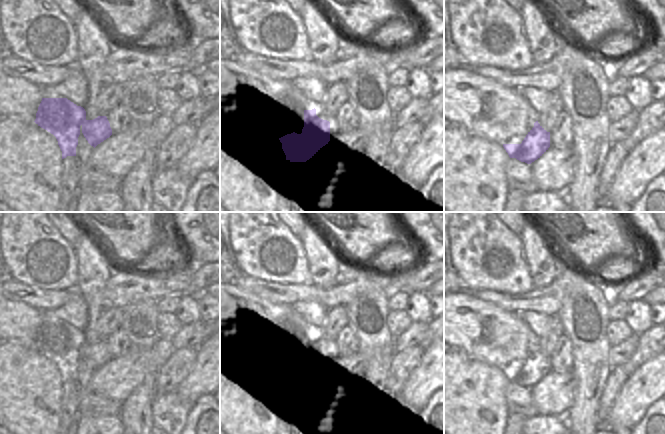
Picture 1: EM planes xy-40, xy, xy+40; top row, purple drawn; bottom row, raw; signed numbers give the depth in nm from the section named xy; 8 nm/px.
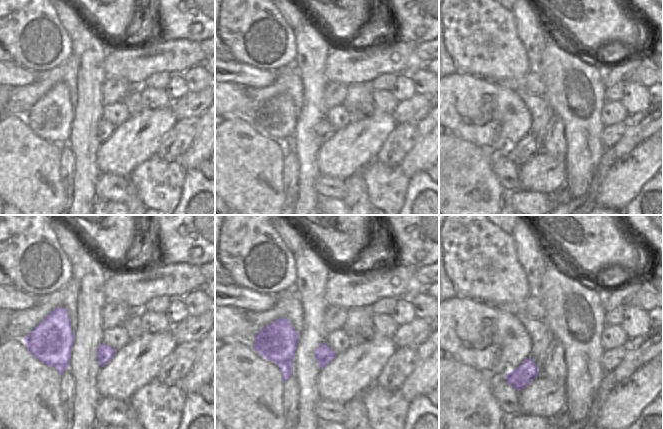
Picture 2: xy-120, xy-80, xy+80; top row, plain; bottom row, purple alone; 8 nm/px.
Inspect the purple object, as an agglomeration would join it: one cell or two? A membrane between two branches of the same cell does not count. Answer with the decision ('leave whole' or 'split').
split

